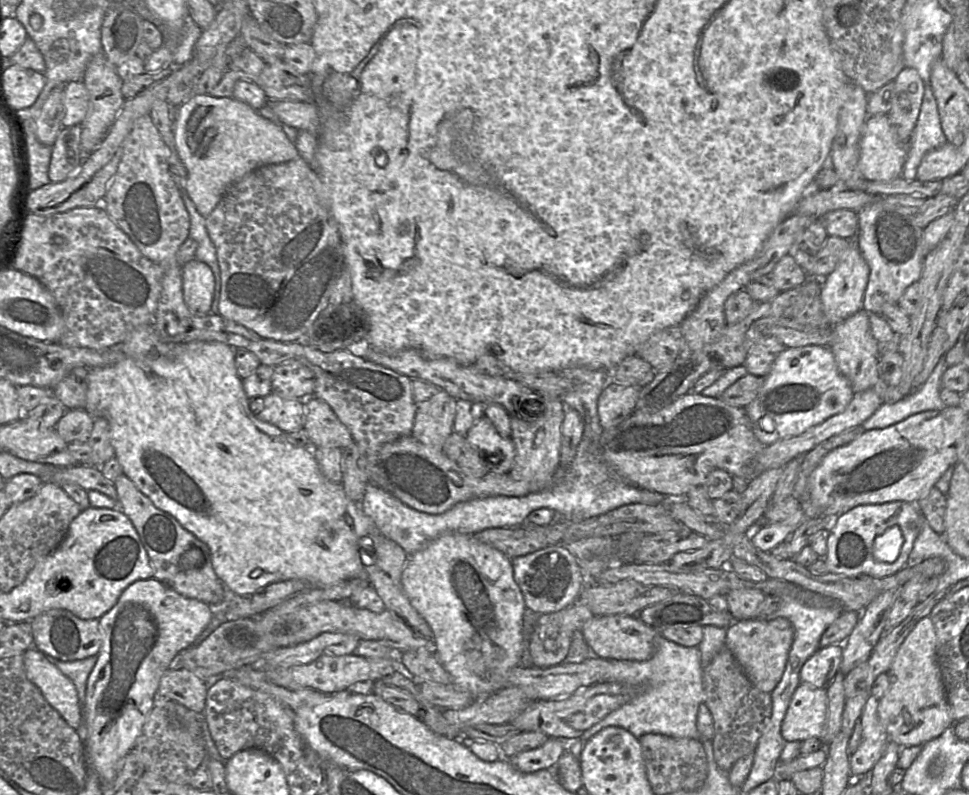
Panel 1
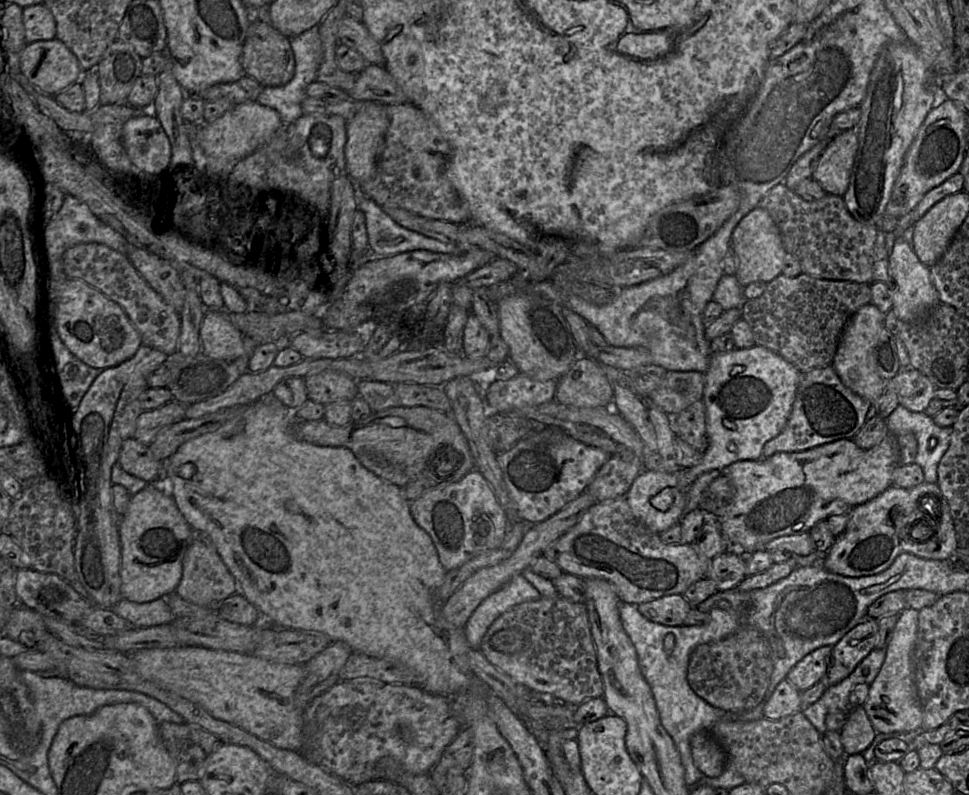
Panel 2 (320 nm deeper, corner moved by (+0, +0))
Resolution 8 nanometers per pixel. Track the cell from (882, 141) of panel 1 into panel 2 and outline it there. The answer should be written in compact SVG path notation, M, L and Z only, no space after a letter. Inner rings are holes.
M854 129L838 133L822 152L812 177L827 194L844 196L858 149L858 135Z

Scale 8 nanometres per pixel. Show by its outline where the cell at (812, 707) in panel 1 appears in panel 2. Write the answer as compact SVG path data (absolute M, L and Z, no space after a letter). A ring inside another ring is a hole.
M786 678L768 696L764 704L764 717L778 720L803 709L800 691Z

